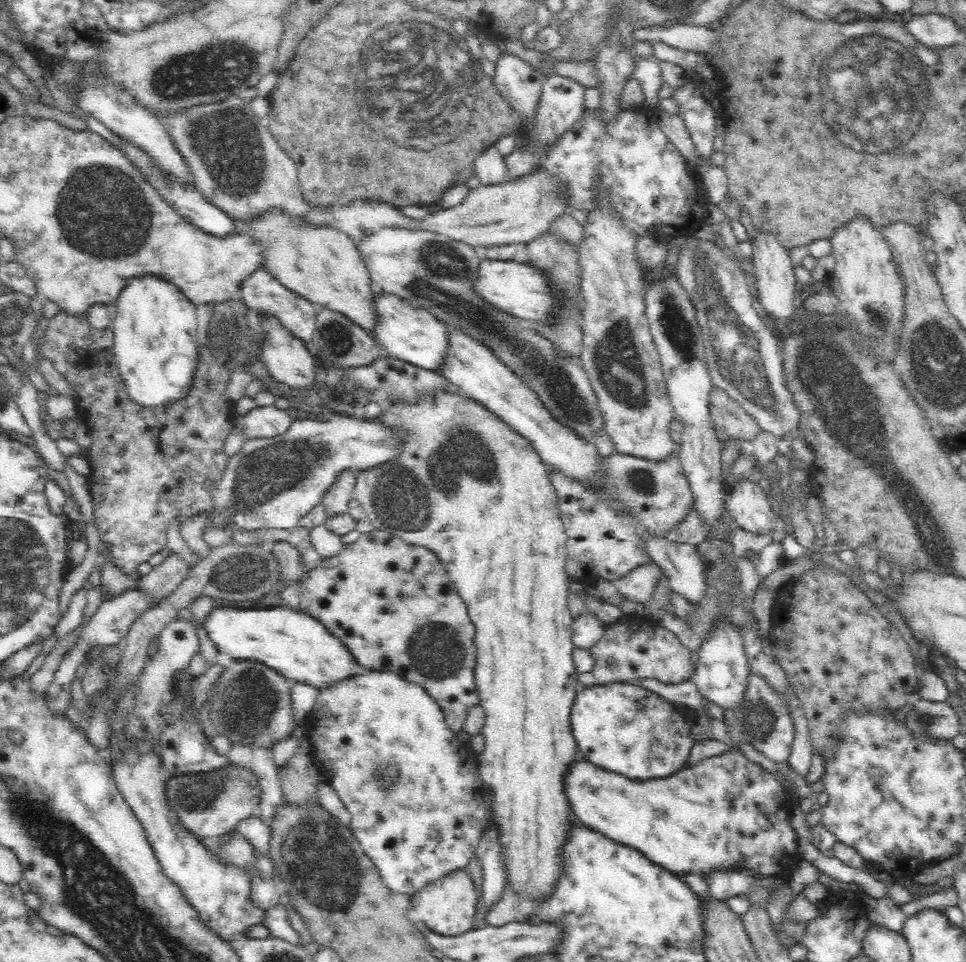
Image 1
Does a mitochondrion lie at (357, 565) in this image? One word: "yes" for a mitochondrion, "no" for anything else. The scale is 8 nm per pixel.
no

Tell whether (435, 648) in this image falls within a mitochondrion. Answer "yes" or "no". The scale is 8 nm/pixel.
yes

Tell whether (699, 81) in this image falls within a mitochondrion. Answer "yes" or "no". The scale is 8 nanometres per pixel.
no

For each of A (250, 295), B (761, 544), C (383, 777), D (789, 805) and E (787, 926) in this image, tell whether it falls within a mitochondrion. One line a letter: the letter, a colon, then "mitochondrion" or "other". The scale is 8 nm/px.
A: other
B: other
C: mitochondrion
D: other
E: mitochondrion

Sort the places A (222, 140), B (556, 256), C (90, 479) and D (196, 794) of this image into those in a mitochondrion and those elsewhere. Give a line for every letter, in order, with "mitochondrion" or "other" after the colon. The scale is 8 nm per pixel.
A: mitochondrion
B: mitochondrion
C: other
D: mitochondrion

